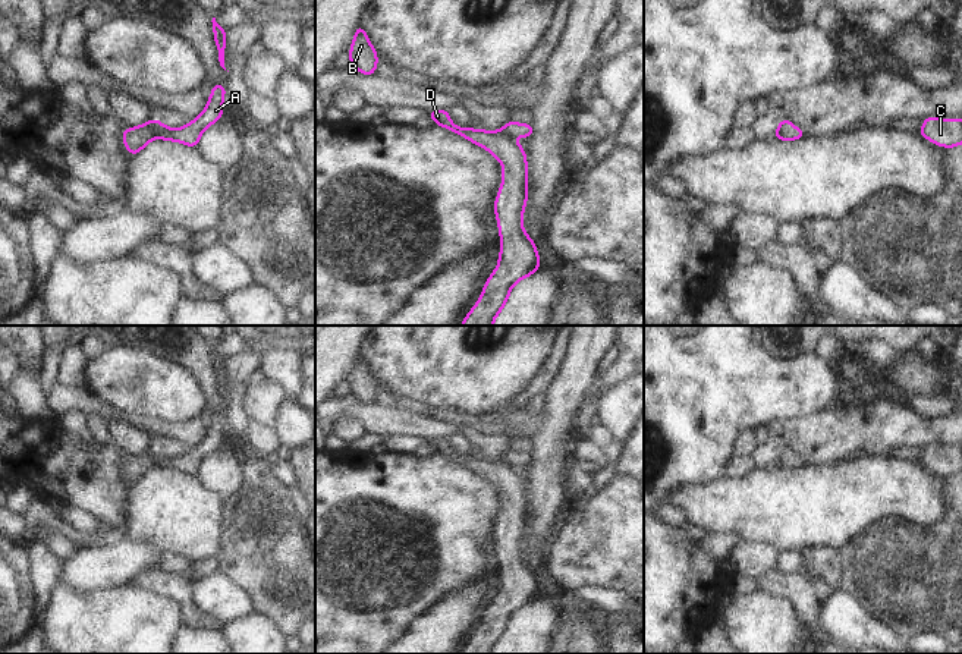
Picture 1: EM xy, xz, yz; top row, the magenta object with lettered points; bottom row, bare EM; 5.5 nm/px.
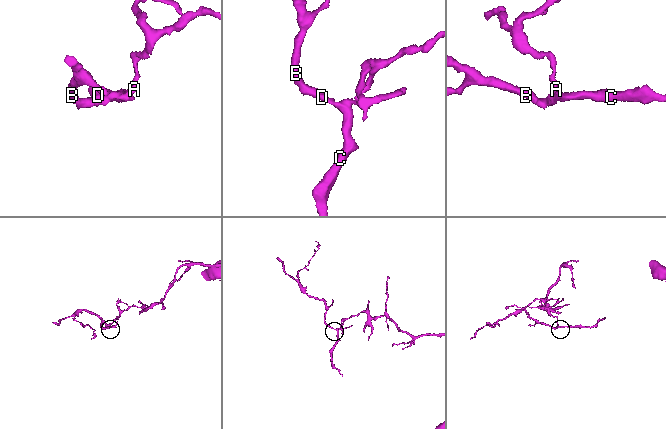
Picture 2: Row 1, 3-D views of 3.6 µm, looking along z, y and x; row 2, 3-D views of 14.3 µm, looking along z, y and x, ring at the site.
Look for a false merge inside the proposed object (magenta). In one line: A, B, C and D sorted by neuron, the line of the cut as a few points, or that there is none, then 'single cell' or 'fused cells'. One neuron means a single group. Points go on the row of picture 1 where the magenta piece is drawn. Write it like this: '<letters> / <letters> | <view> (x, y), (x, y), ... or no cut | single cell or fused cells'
A / B C D | xz (491, 131), (511, 137) | fused cells

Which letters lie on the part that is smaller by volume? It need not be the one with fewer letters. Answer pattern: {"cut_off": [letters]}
{"cut_off": ["B", "C", "D"]}

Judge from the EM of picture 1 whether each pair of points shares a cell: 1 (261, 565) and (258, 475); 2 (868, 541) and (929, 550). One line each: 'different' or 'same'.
1: same
2: same

